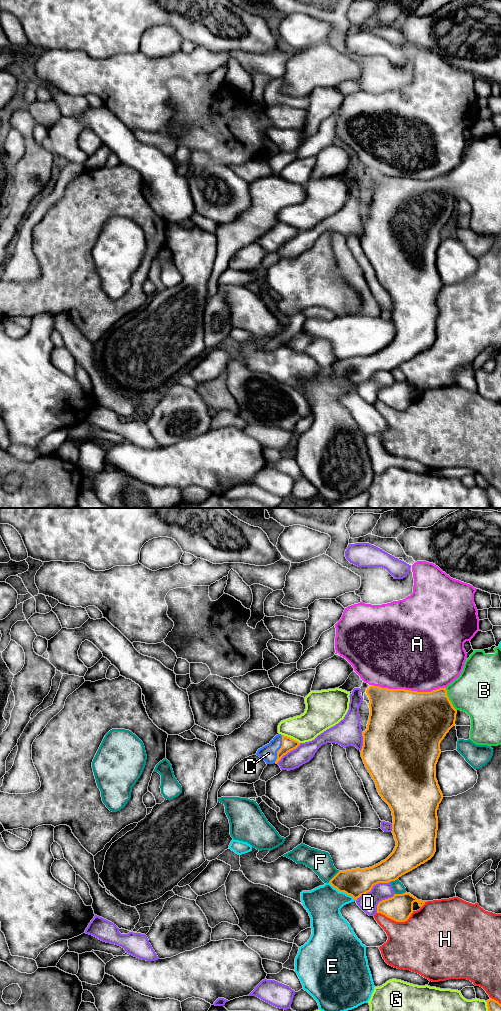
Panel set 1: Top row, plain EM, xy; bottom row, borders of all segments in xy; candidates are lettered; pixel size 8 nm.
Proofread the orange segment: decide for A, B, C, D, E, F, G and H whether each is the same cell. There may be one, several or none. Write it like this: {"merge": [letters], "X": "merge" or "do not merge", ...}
{"merge": ["B", "C"], "A": "do not merge", "B": "merge", "C": "merge", "D": "do not merge", "E": "do not merge", "F": "do not merge", "G": "do not merge", "H": "do not merge"}

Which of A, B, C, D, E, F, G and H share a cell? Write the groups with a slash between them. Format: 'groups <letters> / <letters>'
groups A / B C / D / E / F / G / H

